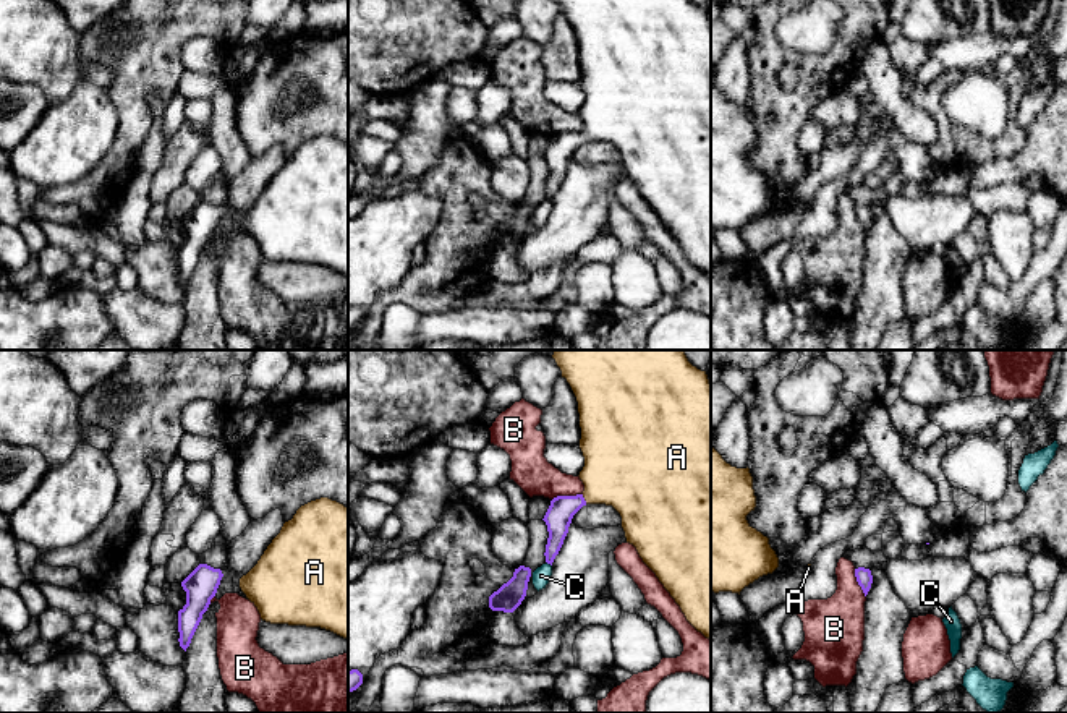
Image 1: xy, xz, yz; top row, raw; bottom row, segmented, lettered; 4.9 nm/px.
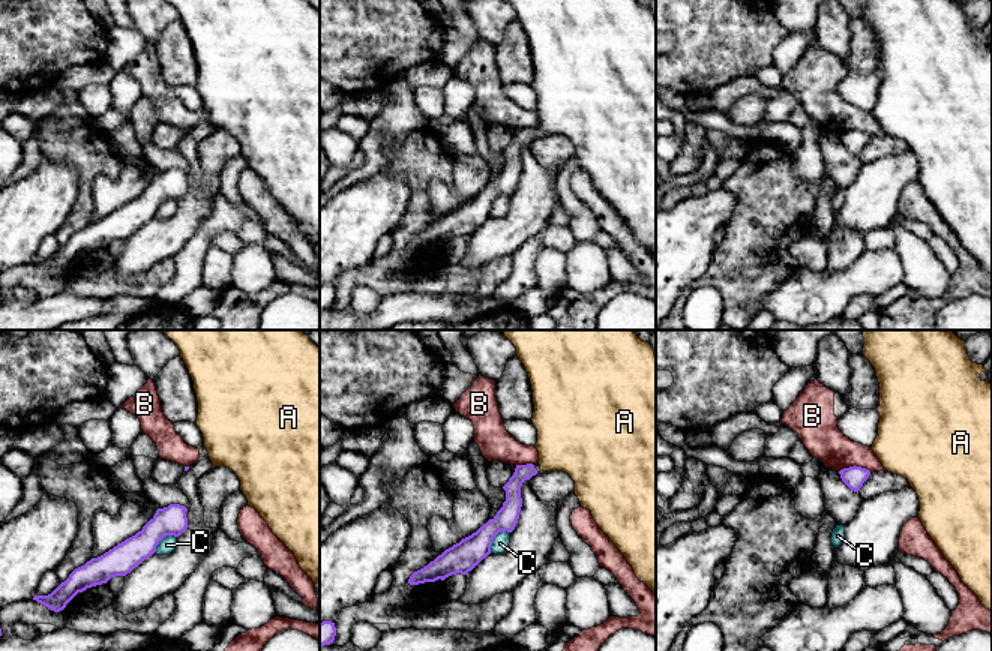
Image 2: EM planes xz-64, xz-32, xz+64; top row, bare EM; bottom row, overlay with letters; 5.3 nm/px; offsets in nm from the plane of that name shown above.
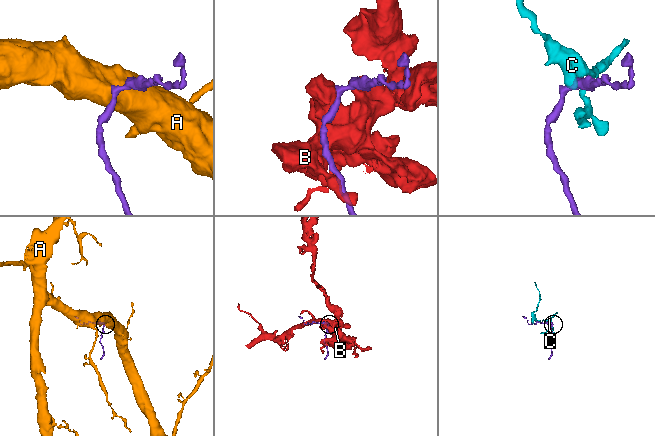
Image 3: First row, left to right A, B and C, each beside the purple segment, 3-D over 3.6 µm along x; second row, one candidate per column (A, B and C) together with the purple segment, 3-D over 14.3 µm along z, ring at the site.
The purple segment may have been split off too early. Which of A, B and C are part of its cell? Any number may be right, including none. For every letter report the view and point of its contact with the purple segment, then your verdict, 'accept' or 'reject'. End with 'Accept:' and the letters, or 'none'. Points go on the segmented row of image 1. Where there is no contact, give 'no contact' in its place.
A: xz (583, 499) | accept
B: xz (567, 496) | reject
C: xz (549, 563) | reject
Accept: A

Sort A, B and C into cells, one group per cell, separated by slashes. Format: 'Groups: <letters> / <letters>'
Groups: A / B / C

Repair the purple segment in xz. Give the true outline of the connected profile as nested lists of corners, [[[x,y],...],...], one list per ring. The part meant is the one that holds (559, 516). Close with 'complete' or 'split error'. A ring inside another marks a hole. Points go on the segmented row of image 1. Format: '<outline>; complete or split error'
[[[555,350],[552,358],[562,371],[562,378],[570,384],[580,413],[581,439],[580,449],[585,457],[585,467],[580,472],[580,480],[585,491],[576,496],[557,496],[544,515],[549,538],[546,544],[546,562],[552,566],[559,554],[563,540],[568,533],[573,515],[586,504],[612,506],[622,517],[622,528],[627,543],[633,544],[643,562],[656,574],[664,588],[680,606],[687,621],[711,640],[711,382],[706,371],[693,366],[685,350]]]; split error

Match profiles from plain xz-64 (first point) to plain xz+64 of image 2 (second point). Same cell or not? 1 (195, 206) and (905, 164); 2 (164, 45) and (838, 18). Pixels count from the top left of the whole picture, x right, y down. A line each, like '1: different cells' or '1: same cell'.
1: same cell
2: different cells

